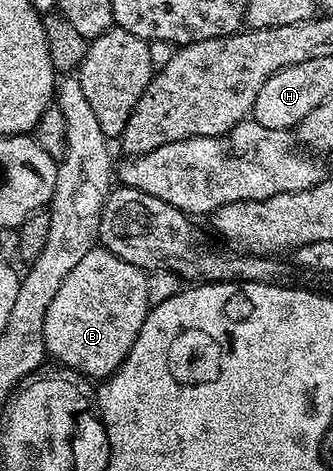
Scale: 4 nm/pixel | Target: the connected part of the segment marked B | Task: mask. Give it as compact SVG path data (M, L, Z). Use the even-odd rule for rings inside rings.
M97 246L92 249L62 282L58 294L54 294L54 302L46 310L46 326L44 327L44 351L60 364L81 372L84 376L112 376L122 366L122 362L130 354L138 334L142 330L142 322L148 316L150 305L147 298L147 275L145 269L134 266L112 252L104 251Z

